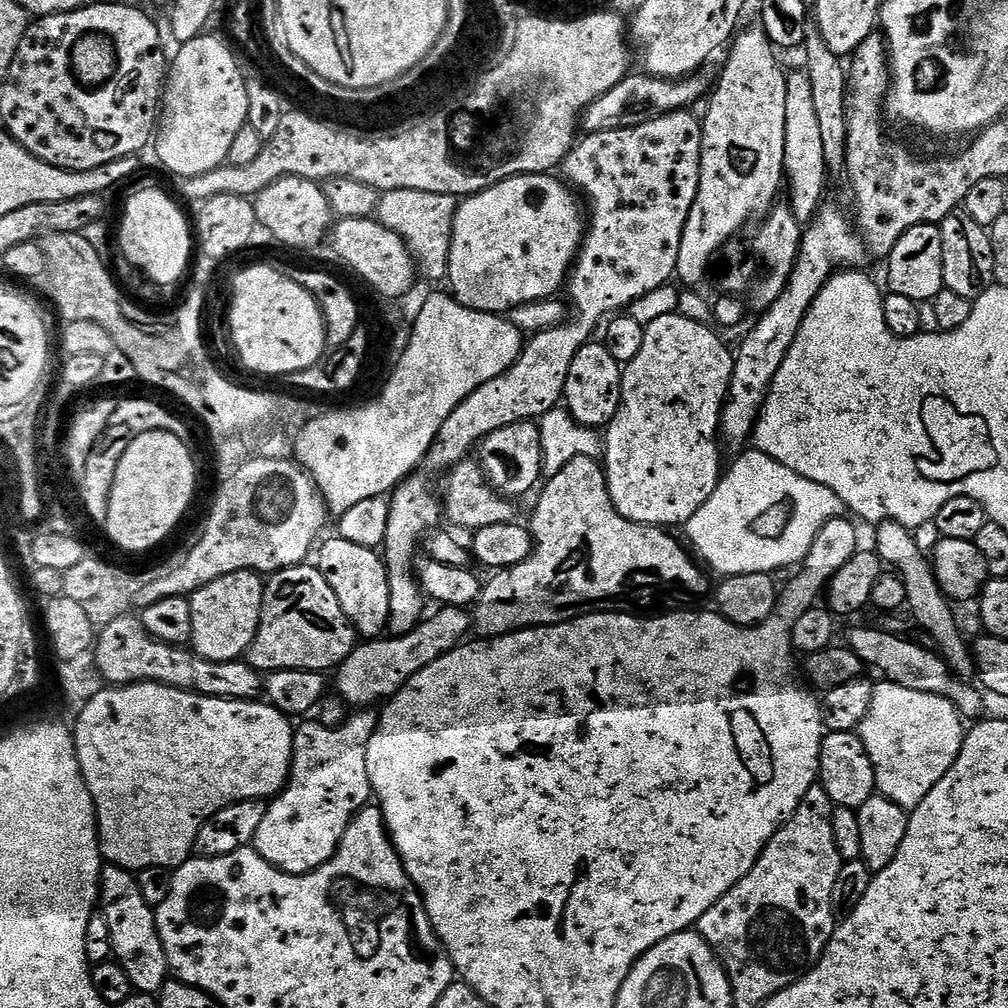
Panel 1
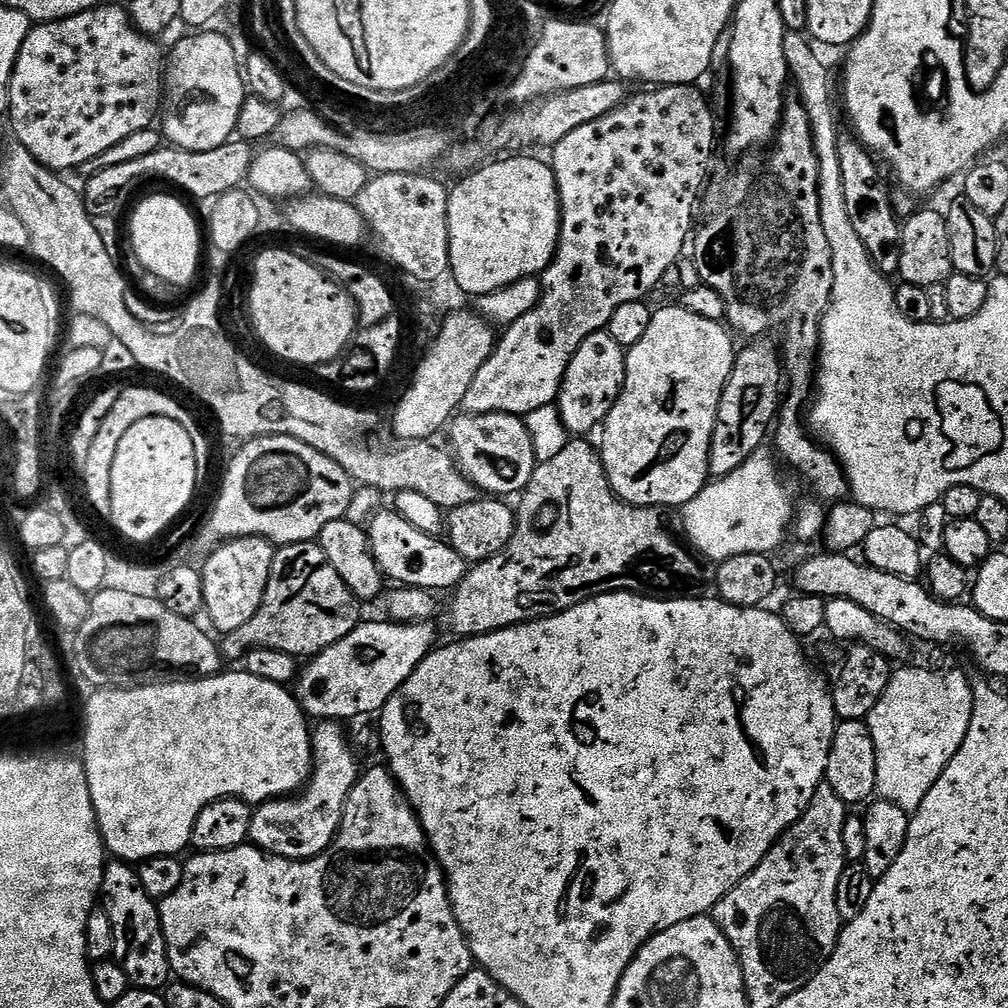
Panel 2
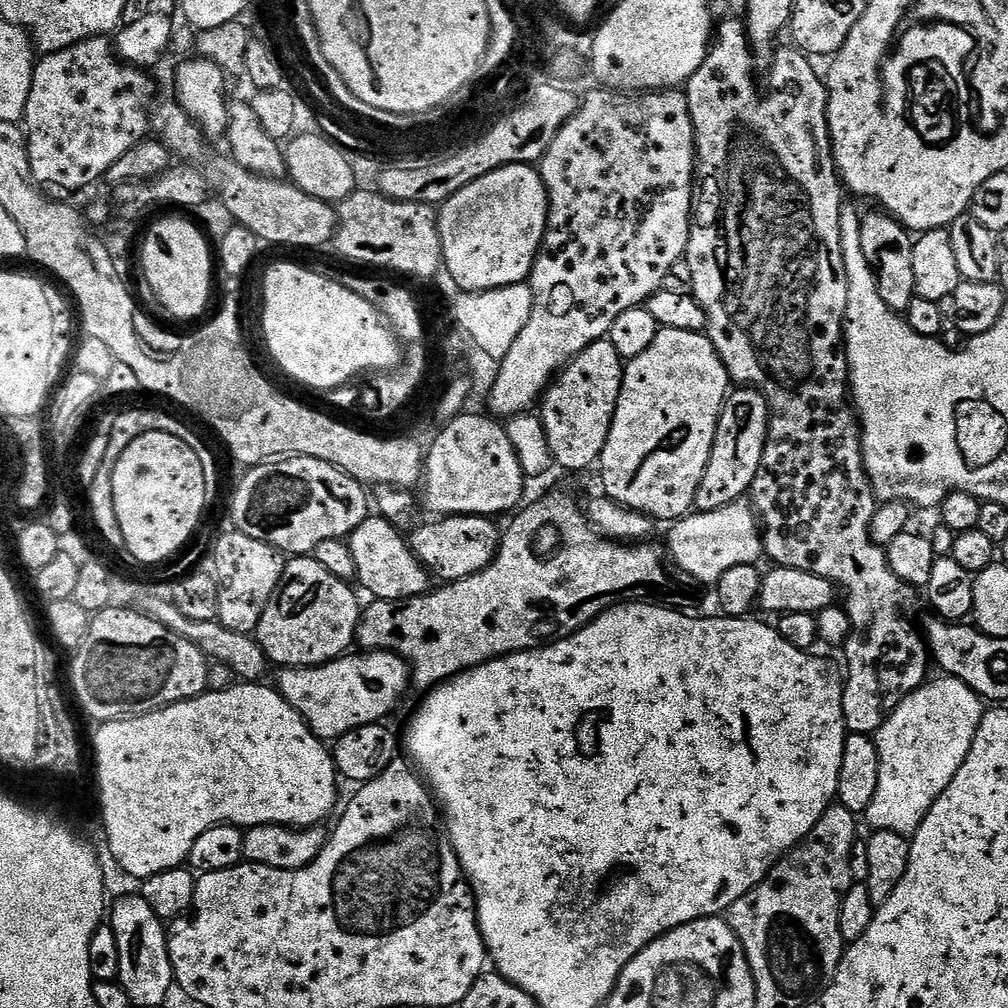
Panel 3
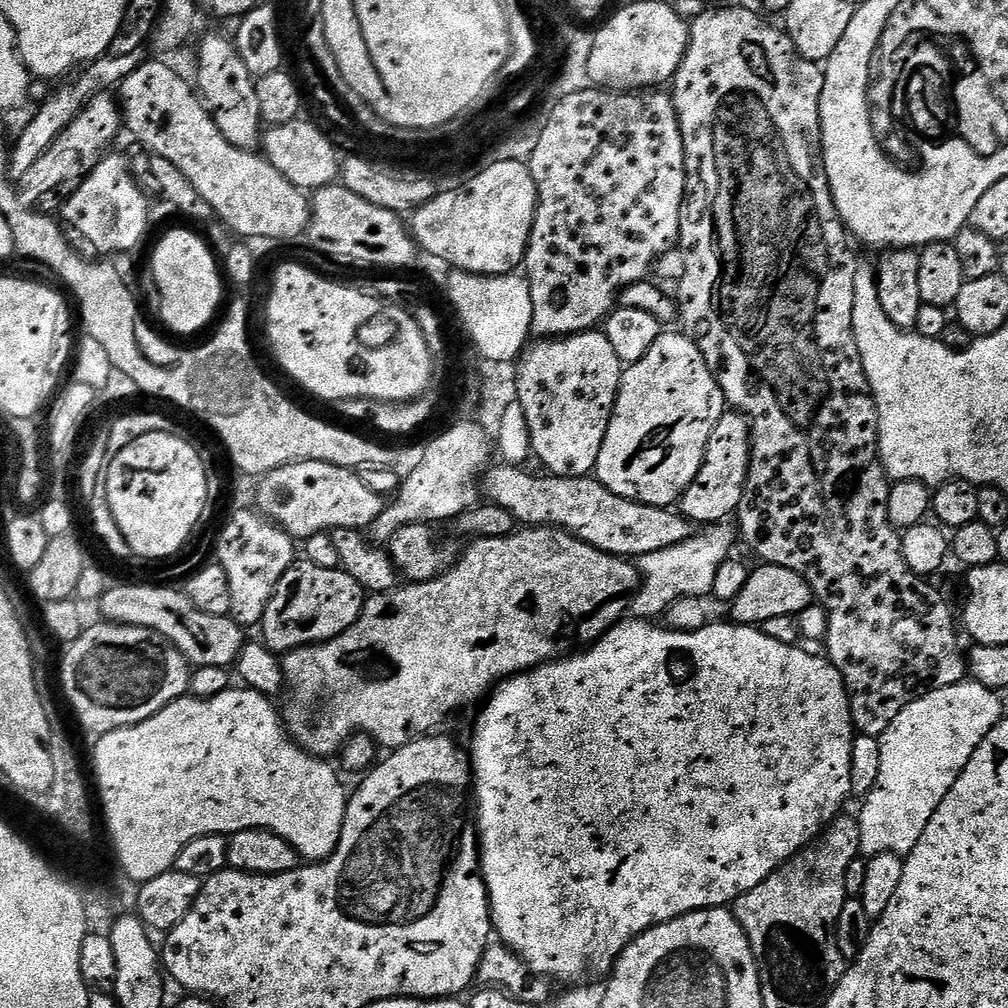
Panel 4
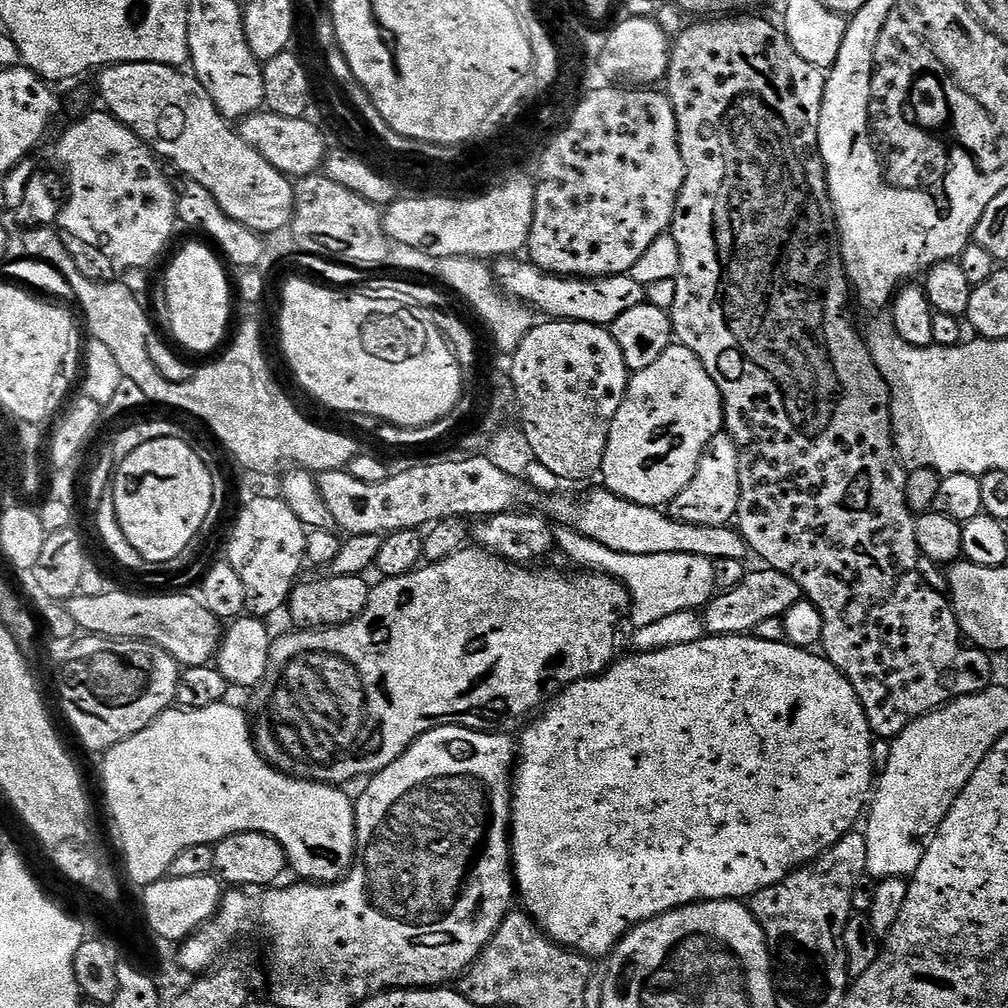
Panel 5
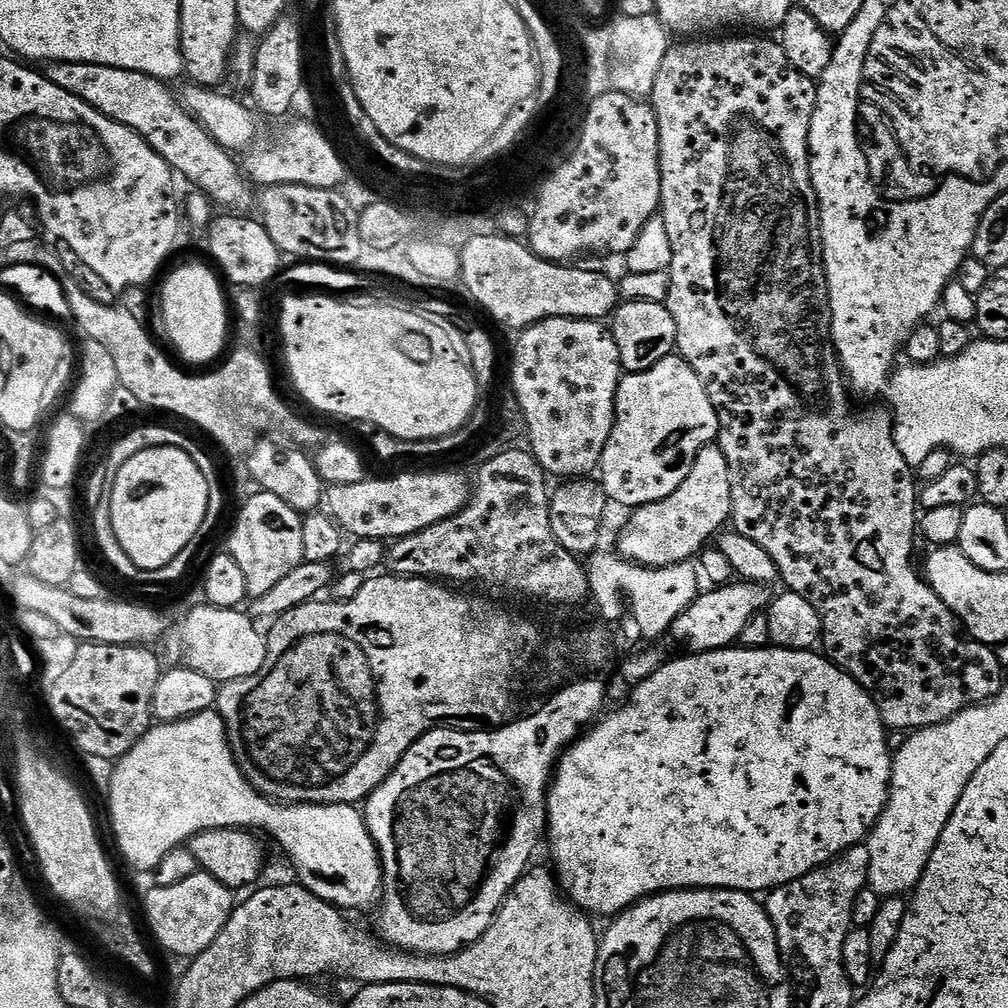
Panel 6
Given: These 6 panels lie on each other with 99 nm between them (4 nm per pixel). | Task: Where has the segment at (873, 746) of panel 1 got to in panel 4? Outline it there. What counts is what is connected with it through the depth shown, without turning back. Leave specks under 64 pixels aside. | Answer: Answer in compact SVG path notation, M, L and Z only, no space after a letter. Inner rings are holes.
M965 678L961 684L942 686L920 696L890 722L890 726L881 736L880 749L882 759L878 769L878 782L874 782L874 790L863 797L864 804L858 811L860 822L860 851L871 858L878 854L890 854L904 858L918 846L918 838L922 838L922 830L926 830L926 822L934 818L934 810L942 806L942 798L950 794L950 786L958 782L962 770L966 770L966 762L974 758L974 750L982 746L982 738L994 730L994 726L1005 719L1004 704L993 689L977 680Z

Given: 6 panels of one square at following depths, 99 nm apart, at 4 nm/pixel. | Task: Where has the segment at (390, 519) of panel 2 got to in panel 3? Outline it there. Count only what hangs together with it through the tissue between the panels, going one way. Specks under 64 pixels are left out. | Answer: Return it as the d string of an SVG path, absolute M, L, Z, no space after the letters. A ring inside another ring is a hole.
M379 514L369 515L367 520L362 521L356 529L347 537L346 543L350 554L354 558L356 567L355 579L360 580L359 587L369 592L369 597L377 600L409 600L411 596L420 596L429 591L430 573L420 559L412 553L411 543L406 539L399 527L390 520L385 520Z

